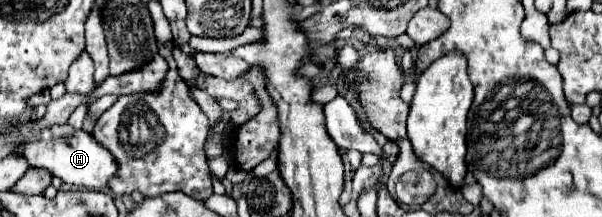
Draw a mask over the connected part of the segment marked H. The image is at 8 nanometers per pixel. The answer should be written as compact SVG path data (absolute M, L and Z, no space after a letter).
M57 125L45 129L39 139L31 139L27 145L23 145L19 149L19 155L25 155L31 167L45 167L69 185L95 191L105 189L119 171L119 165L113 159L113 155L109 155L109 151L101 147L91 133L77 131L71 125Z

